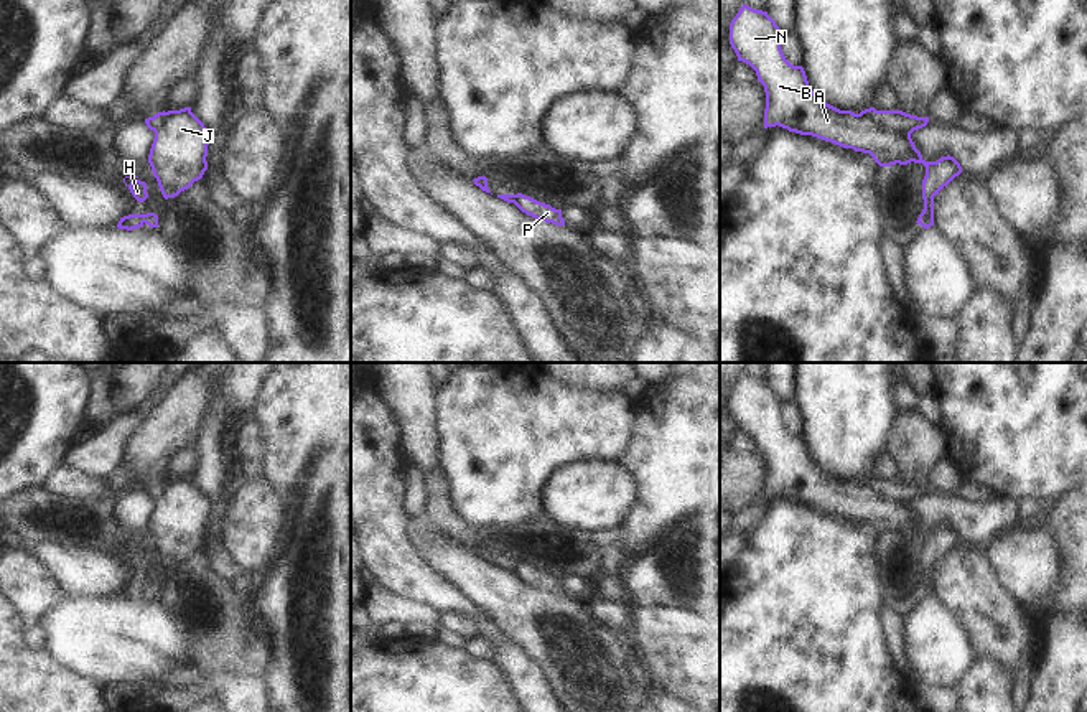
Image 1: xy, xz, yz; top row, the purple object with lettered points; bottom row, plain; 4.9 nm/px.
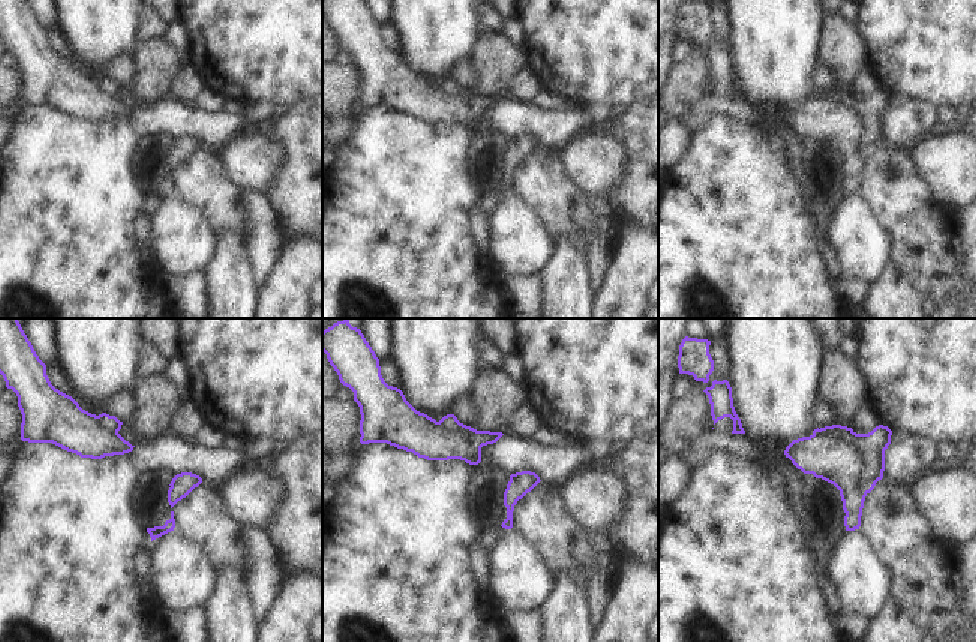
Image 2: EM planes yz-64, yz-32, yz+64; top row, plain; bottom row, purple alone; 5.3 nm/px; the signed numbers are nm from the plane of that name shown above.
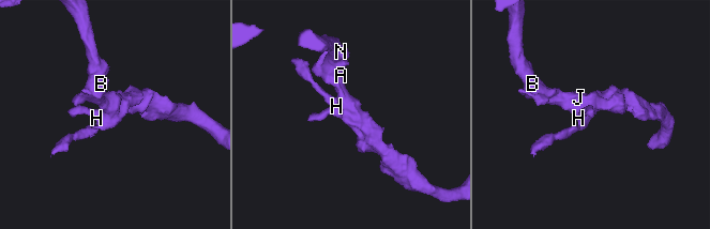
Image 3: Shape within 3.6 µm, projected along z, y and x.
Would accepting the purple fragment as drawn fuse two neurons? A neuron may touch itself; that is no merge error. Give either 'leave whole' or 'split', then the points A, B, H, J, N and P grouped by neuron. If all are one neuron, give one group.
split; A B J N P / H

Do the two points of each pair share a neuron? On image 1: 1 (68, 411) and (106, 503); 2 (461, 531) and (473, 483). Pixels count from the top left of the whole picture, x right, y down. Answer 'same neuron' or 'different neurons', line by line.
1: different neurons
2: different neurons

